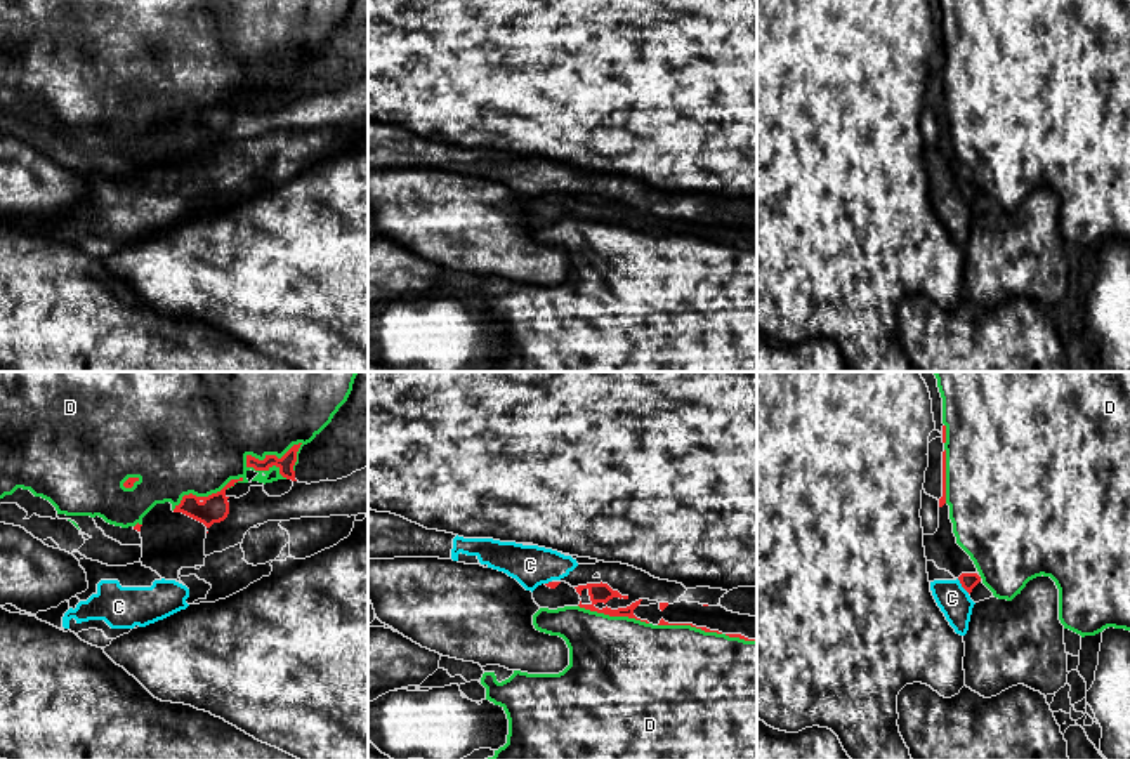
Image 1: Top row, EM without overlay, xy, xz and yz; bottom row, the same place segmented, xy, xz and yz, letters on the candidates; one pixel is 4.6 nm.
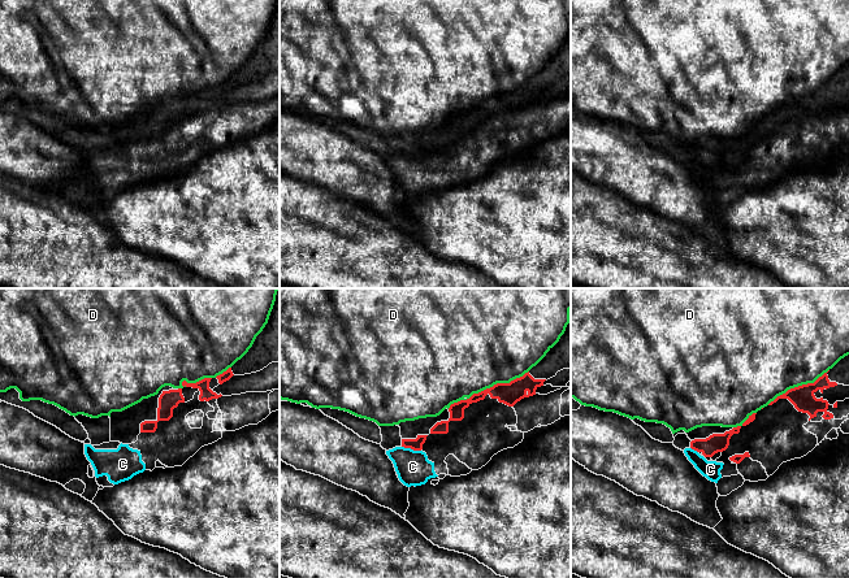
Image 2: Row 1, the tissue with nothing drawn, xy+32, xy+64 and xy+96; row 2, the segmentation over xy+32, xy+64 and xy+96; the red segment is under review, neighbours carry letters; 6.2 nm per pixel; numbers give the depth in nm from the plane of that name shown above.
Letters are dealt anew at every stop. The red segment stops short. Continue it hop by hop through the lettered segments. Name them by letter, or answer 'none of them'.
none of them

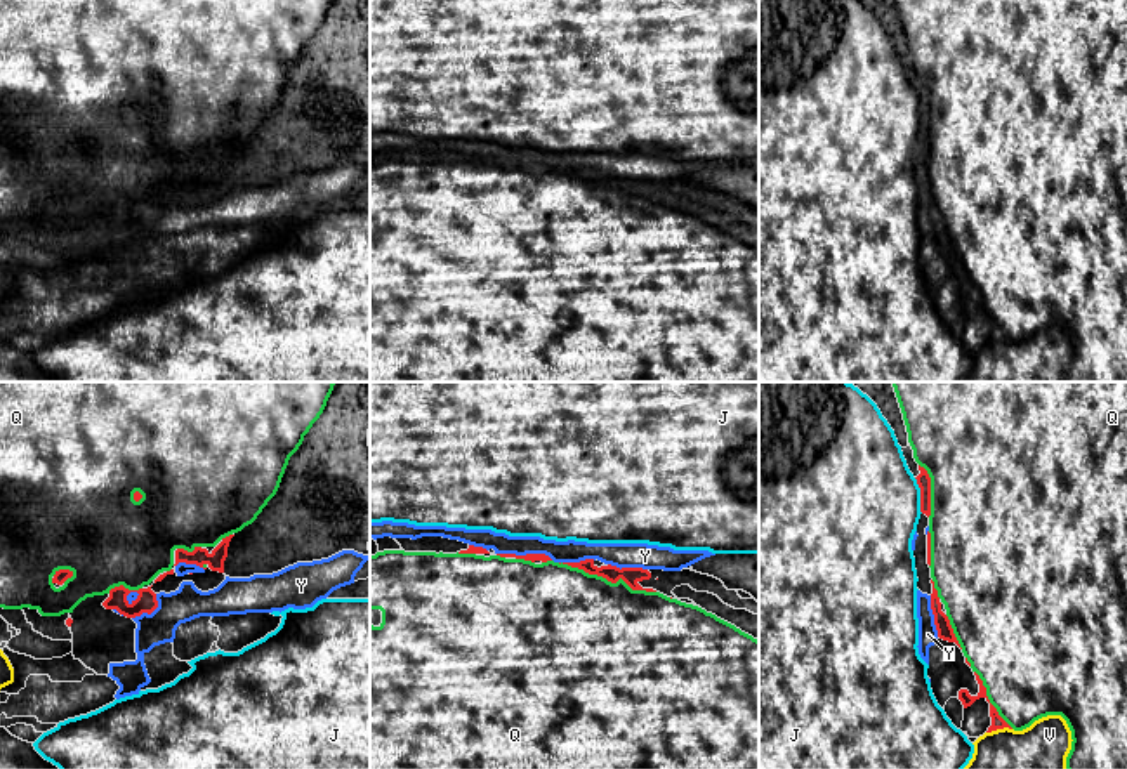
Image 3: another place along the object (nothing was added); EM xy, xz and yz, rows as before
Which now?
Y

